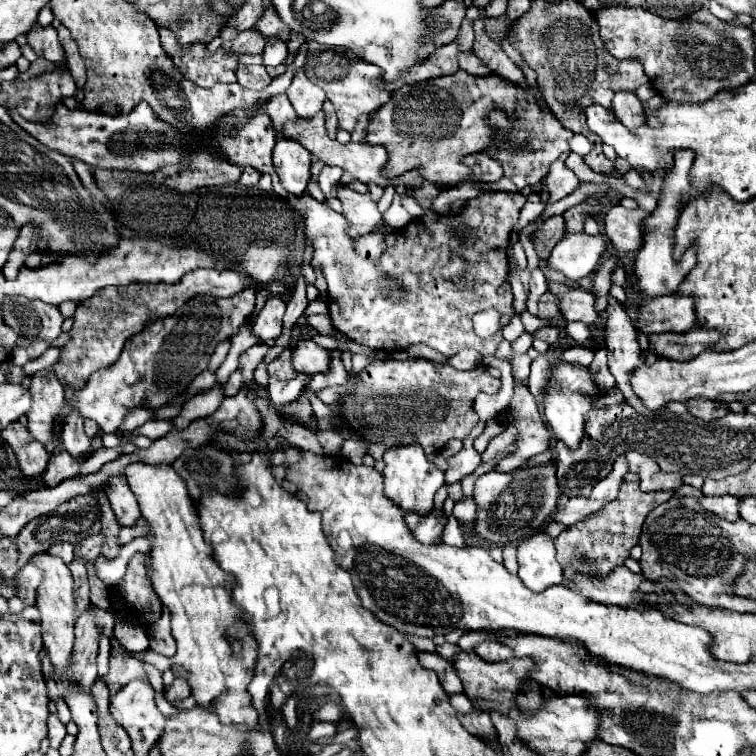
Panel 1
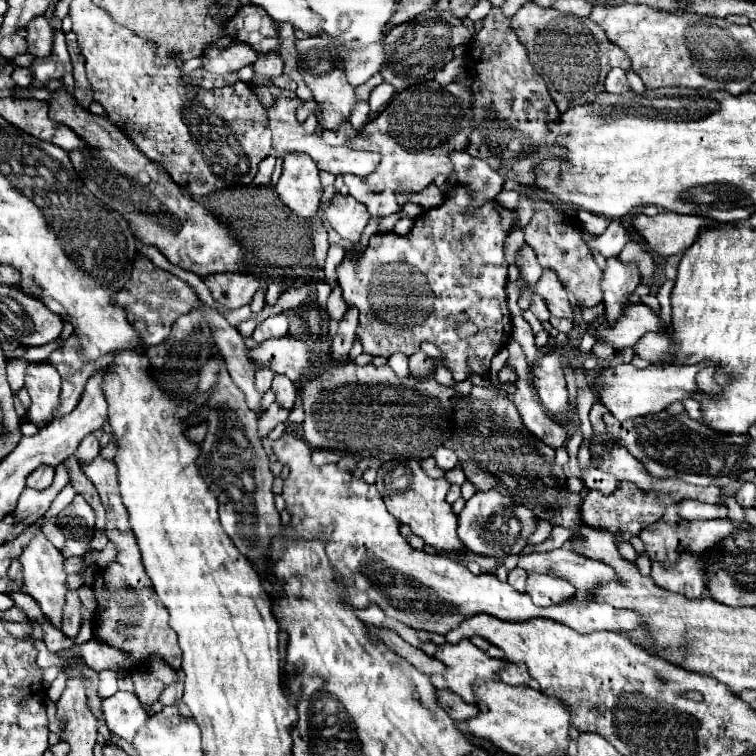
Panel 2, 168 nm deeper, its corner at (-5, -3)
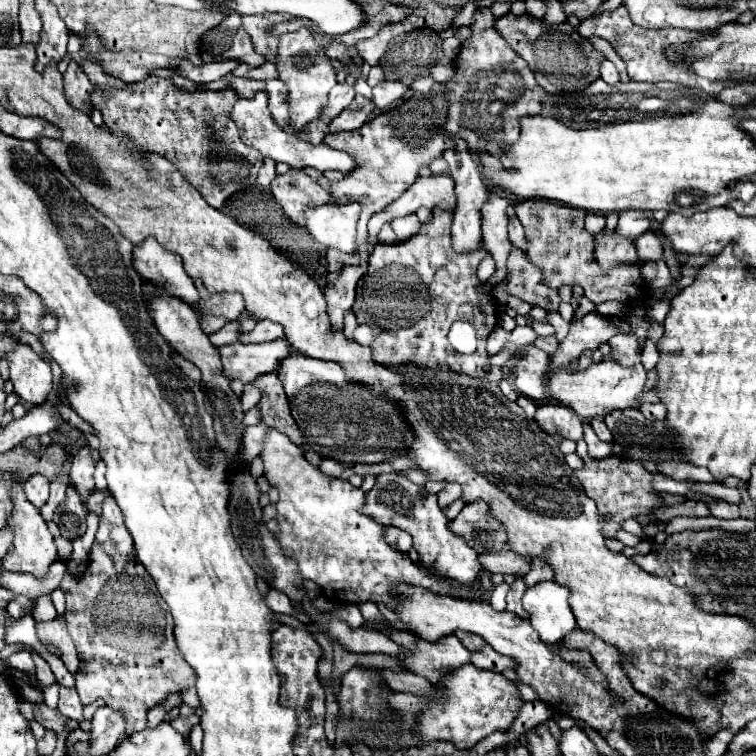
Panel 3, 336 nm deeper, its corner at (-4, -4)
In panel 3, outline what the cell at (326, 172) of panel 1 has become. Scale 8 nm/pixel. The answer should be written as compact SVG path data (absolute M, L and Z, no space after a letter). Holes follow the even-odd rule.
M447 173L431 175L431 177L419 177L417 183L405 191L399 199L389 203L383 211L375 213L369 219L369 233L377 235L385 223L391 223L397 217L405 217L409 213L415 213L419 207L443 207L453 209L455 207L455 193L453 193L453 179Z

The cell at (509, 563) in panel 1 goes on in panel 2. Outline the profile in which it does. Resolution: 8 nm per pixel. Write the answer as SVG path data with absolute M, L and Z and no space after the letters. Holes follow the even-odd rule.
M514 568L514 570L508 574L508 584L510 584L514 590L518 590L518 592L524 592L526 578L528 578L528 574L526 574L522 568Z

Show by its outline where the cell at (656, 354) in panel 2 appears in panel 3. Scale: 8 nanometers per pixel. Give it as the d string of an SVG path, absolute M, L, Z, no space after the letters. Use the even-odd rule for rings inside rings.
M619 333L615 335L611 341L611 357L615 361L619 361L625 367L635 367L639 357L641 357L641 345L639 345L639 337L635 333Z

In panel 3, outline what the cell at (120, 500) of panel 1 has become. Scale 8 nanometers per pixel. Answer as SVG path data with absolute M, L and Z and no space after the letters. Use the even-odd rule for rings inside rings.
M109 495L103 501L103 513L95 543L89 553L89 569L77 581L69 573L59 585L65 591L69 635L85 665L75 675L81 703L105 699L127 717L127 733L147 727L147 709L161 703L171 691L193 687L193 671L177 651L173 639L173 619L169 605L161 599L145 567L137 561L133 539L123 523L123 513Z

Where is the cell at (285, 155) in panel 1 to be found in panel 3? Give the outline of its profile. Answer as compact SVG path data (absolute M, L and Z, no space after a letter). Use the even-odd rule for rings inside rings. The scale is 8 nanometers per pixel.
M289 169L283 175L277 175L271 183L275 201L283 207L287 217L297 225L305 225L305 207L323 205L329 201L329 193L311 179L305 169Z

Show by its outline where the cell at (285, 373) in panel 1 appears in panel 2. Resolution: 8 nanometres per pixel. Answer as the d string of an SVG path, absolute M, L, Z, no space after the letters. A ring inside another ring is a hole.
M274 376L274 380L272 380L272 392L276 394L276 402L282 408L286 408L286 410L294 408L298 390L296 390L296 384L290 382L286 376Z

